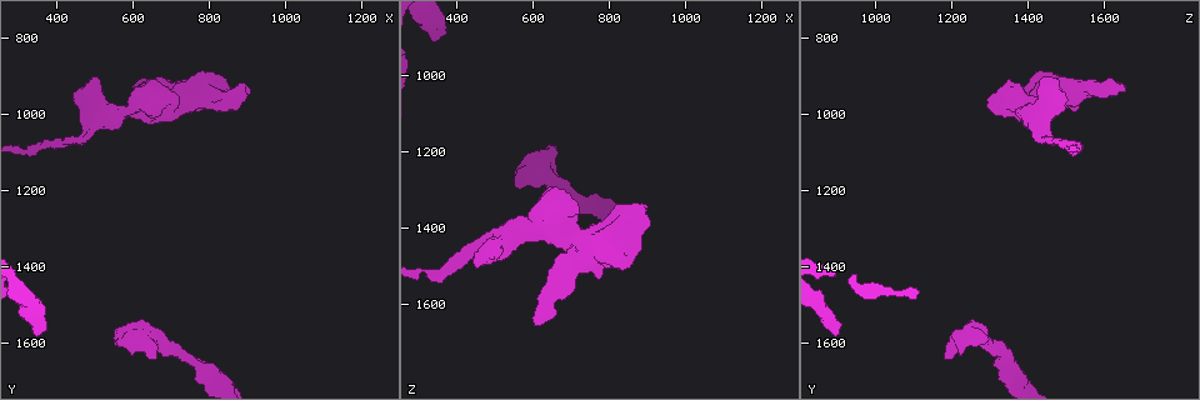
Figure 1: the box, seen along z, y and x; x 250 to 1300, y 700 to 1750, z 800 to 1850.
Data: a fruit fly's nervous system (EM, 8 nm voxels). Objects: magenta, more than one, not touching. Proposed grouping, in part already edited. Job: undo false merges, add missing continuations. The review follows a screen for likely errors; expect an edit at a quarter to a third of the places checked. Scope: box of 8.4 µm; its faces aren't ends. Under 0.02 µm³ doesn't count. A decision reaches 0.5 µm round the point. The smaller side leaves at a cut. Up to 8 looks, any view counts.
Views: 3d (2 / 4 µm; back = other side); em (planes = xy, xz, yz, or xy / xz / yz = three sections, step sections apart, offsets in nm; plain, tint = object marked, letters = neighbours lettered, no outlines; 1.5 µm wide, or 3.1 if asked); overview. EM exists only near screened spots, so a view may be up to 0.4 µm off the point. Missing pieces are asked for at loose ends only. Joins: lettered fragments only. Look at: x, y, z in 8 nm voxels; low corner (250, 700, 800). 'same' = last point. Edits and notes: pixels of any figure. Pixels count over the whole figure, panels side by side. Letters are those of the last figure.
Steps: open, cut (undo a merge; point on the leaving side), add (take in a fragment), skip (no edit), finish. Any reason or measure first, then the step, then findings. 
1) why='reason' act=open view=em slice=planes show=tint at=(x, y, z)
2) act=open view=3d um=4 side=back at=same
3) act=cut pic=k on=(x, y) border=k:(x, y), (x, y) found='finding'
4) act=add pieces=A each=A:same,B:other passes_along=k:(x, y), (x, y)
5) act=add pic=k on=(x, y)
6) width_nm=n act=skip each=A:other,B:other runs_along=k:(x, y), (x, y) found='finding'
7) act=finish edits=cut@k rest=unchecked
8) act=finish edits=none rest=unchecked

why='calibre changes' act=open view=3d um=4 at=(800, 955, 1420)

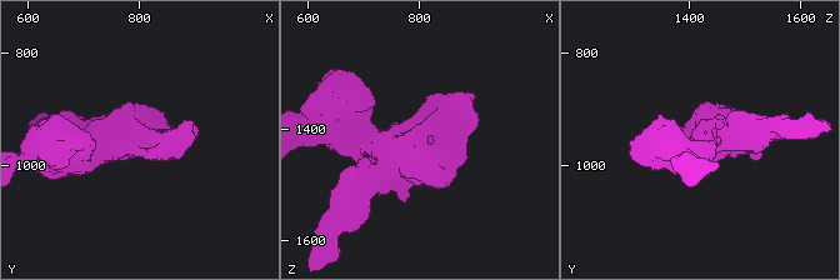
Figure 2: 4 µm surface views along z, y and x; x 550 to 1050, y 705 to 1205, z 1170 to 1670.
why='now the EM' act=open view=em slice=planes show=plain at=(810, 950, 1430)

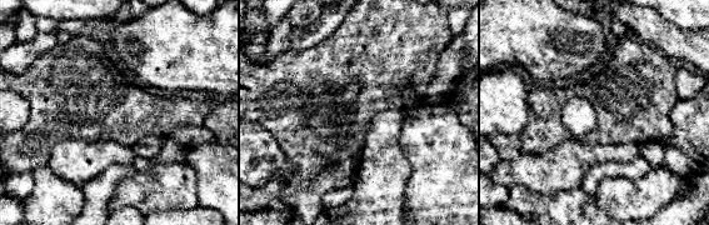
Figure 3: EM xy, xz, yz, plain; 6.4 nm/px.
act=open view=em slice=planes show=letters at=same

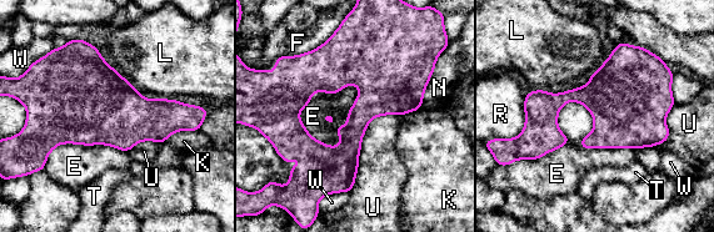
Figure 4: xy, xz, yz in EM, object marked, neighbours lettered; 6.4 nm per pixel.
act=skip each=E:other,F:other,K:other,L:other,N:other,R:other,T:other,U:other,W:other border=4:(355, 84), (339, 142), (315, 140) found='all the same neuron'

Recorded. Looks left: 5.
why='branch stops here' act=open view=em slice=planes show=letters at=(555, 1590, 1300)

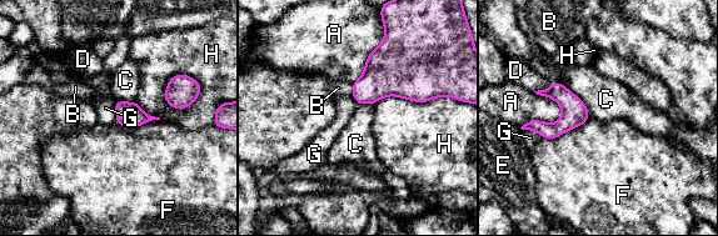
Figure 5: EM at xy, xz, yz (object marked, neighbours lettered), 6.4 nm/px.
act=skip each=A:other,B:other,C:other,D:other,E:other,F:other,G:other,H:other found='no lettered fragment goes on from it'

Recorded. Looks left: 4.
why='an open end' act=open view=em slice=planes show=letters at=(340, 1580, 895)

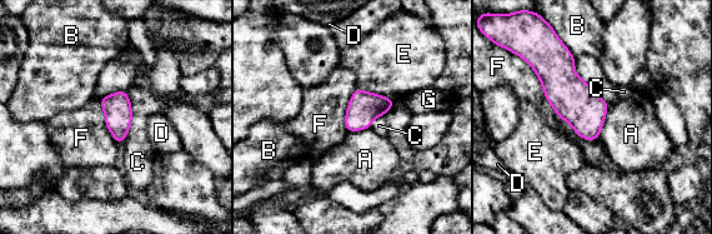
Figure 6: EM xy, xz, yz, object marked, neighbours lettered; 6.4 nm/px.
width_nm=170 act=skip each=A:other,B:other,C:other,D:other,E:other,F:other,G:other border=6:(99, 100), (105, 125), (116, 143) found='no lettered fragment goes on from it'

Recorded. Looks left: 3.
act=finish edits=none rest=unchecked

